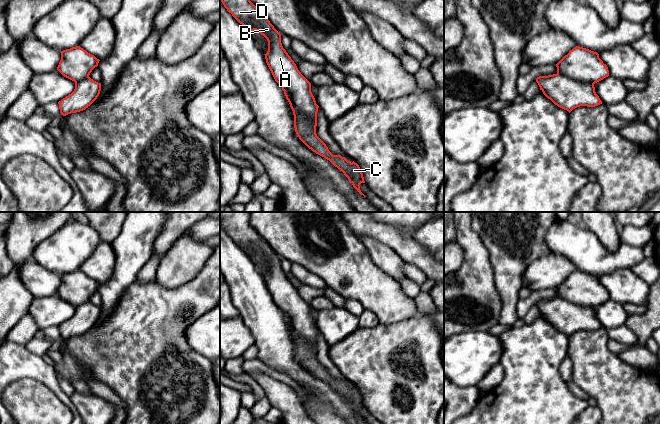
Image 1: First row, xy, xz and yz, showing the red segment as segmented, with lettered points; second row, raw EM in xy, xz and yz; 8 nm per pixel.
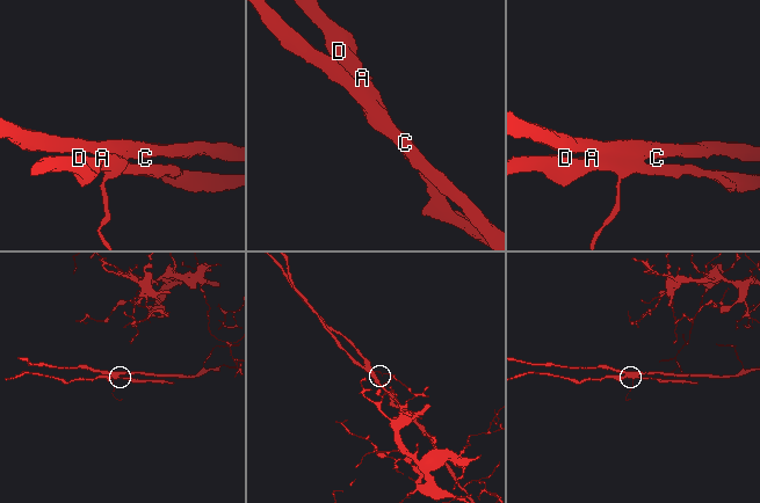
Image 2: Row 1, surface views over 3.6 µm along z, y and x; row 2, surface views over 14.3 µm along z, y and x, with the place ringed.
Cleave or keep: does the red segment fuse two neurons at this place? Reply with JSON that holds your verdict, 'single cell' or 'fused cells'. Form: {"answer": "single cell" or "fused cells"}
{"answer": "fused cells"}

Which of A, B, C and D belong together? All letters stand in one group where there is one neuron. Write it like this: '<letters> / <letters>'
A B D / C

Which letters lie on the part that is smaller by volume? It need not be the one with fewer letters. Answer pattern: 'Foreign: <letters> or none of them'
Foreign: A, B, D

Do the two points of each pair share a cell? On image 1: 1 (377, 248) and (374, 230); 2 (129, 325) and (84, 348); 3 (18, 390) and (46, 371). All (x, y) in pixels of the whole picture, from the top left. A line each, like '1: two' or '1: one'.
1: two
2: one
3: two

